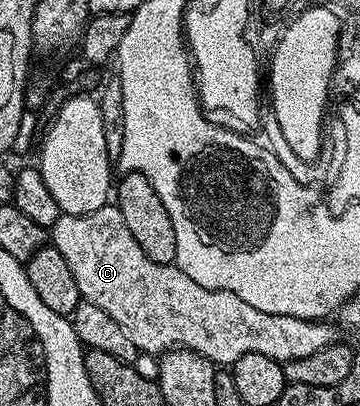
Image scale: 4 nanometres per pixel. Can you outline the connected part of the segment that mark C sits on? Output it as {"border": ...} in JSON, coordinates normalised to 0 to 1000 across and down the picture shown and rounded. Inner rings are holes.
{"border":[[[294,505],[236,530],[169,527],[167,542],[139,562],[139,599],[161,613],[161,623],[172,623],[172,633],[183,633],[183,653],[194,653],[206,692],[217,692],[225,729],[242,744],[272,751],[272,761],[306,771],[306,781],[339,800],[339,820],[372,840],[381,867],[442,879],[483,855],[514,855],[603,899],[639,899],[661,889],[661,879],[683,879],[683,869],[728,869],[794,897],[828,889],[828,879],[861,879],[883,869],[883,860],[906,860],[906,850],[939,842],[919,793],[728,771],[728,761],[683,751],[683,741],[650,722],[597,717],[550,702],[550,692],[528,692],[528,682],[517,682],[517,672],[481,650],[417,643],[417,633],[394,623],[383,594],[372,594],[361,564],[350,564],[350,544],[319,505]]]}

